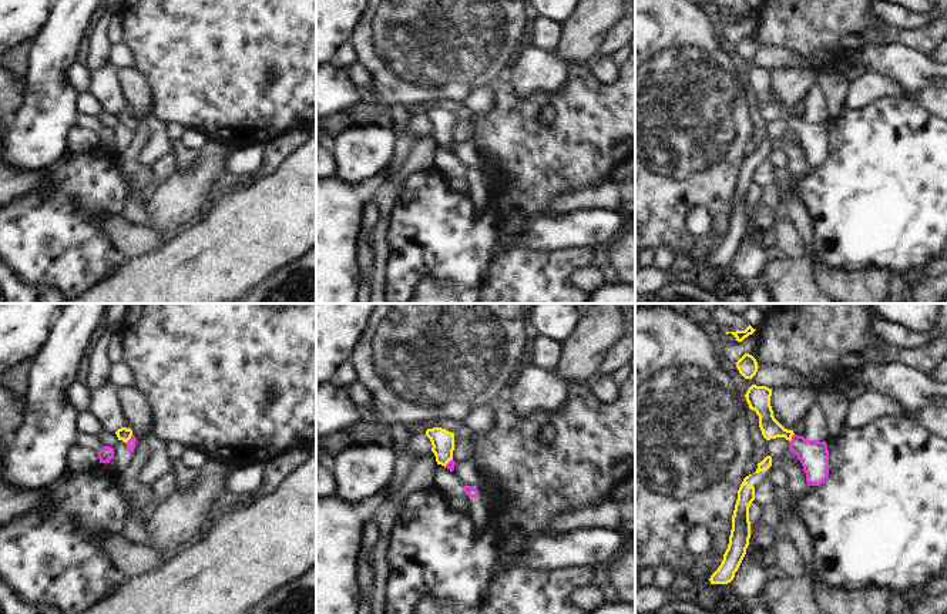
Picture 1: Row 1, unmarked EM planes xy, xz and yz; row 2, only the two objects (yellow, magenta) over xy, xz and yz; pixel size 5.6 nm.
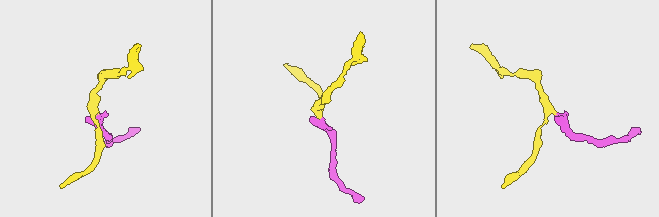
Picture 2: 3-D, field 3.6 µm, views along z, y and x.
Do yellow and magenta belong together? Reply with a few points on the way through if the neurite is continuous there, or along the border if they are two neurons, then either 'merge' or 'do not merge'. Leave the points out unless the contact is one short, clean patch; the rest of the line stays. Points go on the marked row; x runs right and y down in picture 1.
way yz (771, 428), (791, 438), (813, 455); merge

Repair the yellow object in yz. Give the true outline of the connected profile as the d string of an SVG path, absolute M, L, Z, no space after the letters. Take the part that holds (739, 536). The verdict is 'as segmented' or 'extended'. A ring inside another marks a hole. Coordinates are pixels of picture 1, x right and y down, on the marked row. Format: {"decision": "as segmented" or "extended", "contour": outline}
{"decision": "as segmented", "contour": "M752 474L743 479L738 490L738 500L732 516L729 544L721 566L709 578L711 584L731 583L746 554L750 538L749 507L755 500L755 487L746 482L750 476Z"}

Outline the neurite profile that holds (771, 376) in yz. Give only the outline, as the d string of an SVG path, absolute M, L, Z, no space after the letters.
M763 365L758 368L758 372L752 379L746 379L746 385L748 387L756 385L773 389L776 386L809 386L809 382L805 376L789 368Z

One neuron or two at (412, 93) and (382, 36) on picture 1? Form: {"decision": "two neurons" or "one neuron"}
{"decision": "one neuron"}

